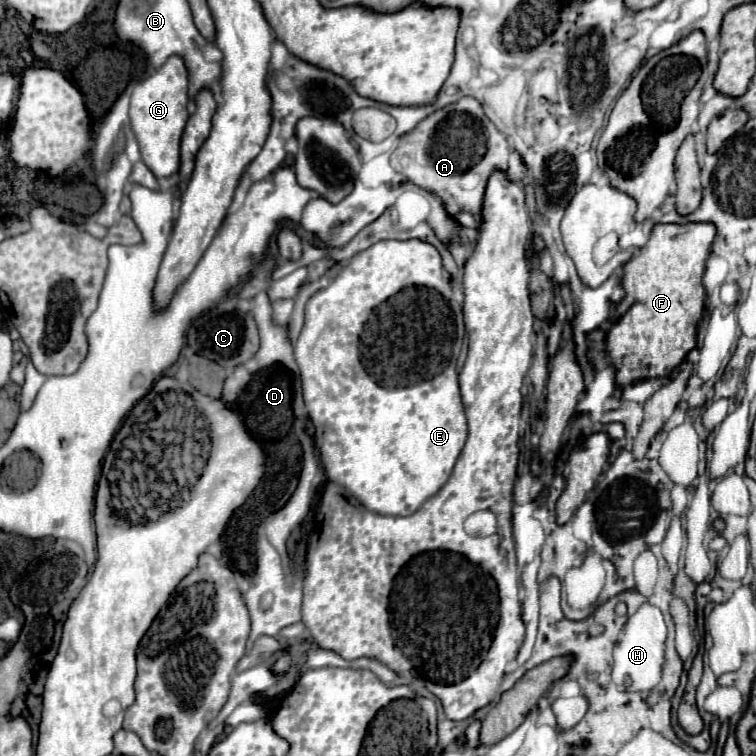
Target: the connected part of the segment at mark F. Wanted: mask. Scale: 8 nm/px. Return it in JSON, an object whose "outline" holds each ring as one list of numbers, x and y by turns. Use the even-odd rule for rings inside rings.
{"outline":[[687,222,687,224,655,224,649,236,649,242,639,250,637,256,633,256,625,266,623,266,623,286,627,288,627,296,617,304,617,318,613,328,607,334,607,350,609,350,609,358,617,370,617,384,621,388,625,388,627,384,635,384,639,380,645,378,655,378,655,376,669,376,673,372,675,366,679,366,685,356,695,348,695,338,697,338,697,322,703,314,705,308,705,286,703,286,703,272,705,272,705,262,709,258,711,252,711,244,715,238,715,226,711,222]]}

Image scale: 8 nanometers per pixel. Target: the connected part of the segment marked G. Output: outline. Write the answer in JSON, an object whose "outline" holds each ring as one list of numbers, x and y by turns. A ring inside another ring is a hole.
{"outline":[[169,58,145,82,135,86,131,94,129,124,135,142,139,144,143,162,157,178,173,176,179,172,179,144,183,128,189,118,187,102,187,70,183,62,179,62,179,58]]}

